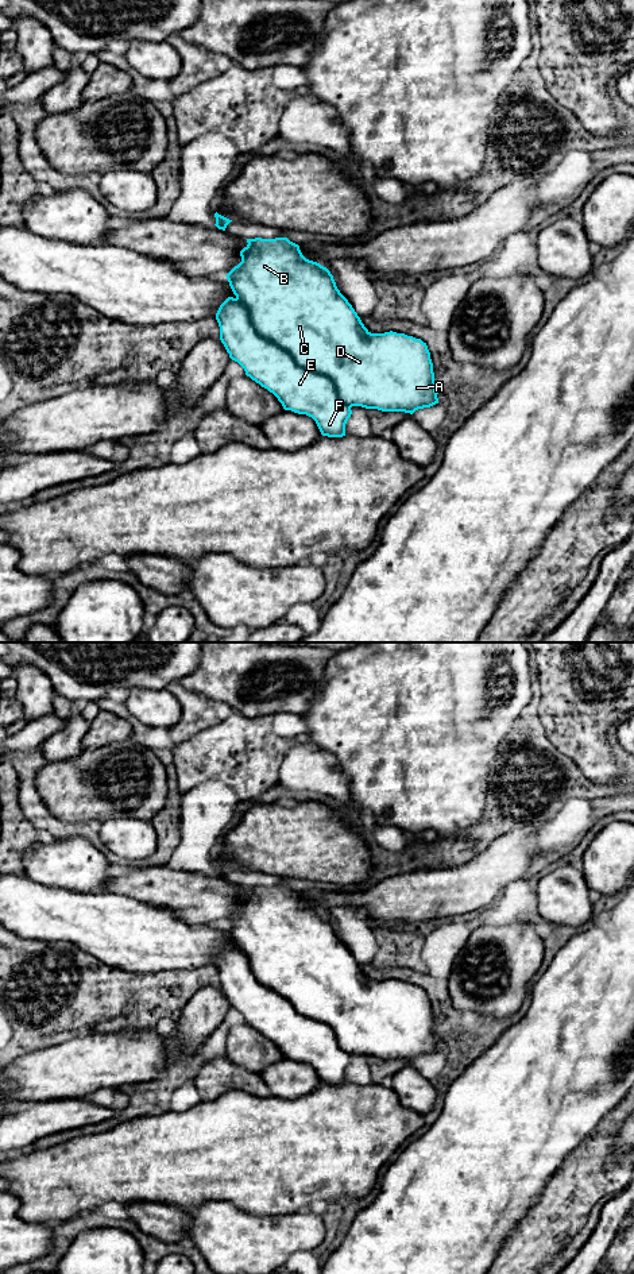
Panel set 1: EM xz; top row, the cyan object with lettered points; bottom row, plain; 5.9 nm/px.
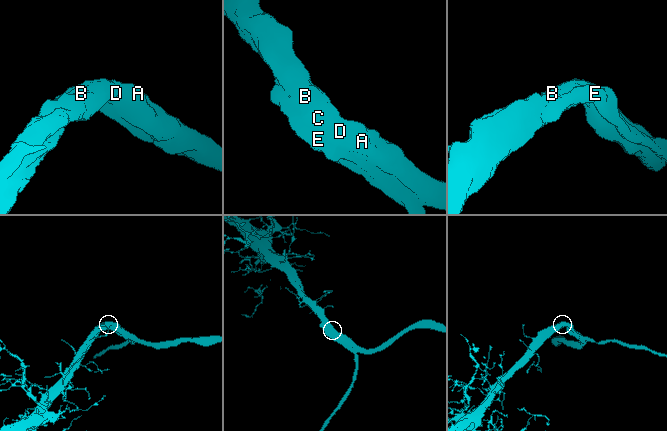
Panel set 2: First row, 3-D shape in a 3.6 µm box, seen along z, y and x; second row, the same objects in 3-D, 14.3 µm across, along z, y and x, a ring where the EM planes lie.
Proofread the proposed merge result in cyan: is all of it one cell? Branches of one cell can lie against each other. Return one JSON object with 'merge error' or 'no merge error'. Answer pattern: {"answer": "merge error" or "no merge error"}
{"answer": "no merge error"}

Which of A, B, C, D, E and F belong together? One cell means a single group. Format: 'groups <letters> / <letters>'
groups A B C D E F

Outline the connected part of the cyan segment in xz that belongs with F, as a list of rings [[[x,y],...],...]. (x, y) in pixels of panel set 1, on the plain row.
[[[255,885],[247,887],[247,891],[248,892],[240,899],[241,910],[225,923],[236,945],[228,945],[220,953],[216,961],[216,968],[220,974],[220,988],[229,1001],[229,1005],[244,1016],[247,1024],[272,1041],[282,1051],[285,1058],[291,1058],[298,1062],[312,1065],[322,1084],[343,1085],[345,1084],[345,1072],[352,1062],[352,1054],[378,1057],[382,1059],[405,1059],[413,1062],[418,1057],[430,1055],[438,1051],[433,1011],[426,991],[424,991],[421,987],[393,978],[384,981],[371,981],[364,974],[348,947],[337,937],[330,919],[320,911],[306,907],[302,903],[299,893],[290,889],[287,885]]]

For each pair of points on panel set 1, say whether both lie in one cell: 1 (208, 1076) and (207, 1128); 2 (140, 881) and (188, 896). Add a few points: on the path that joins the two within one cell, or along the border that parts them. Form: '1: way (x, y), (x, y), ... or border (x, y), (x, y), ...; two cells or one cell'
1: border (238, 1089), (231, 1089), (213, 1099), (201, 1101); two cells
2: way (153, 887), (165, 887), (176, 891); one cell

